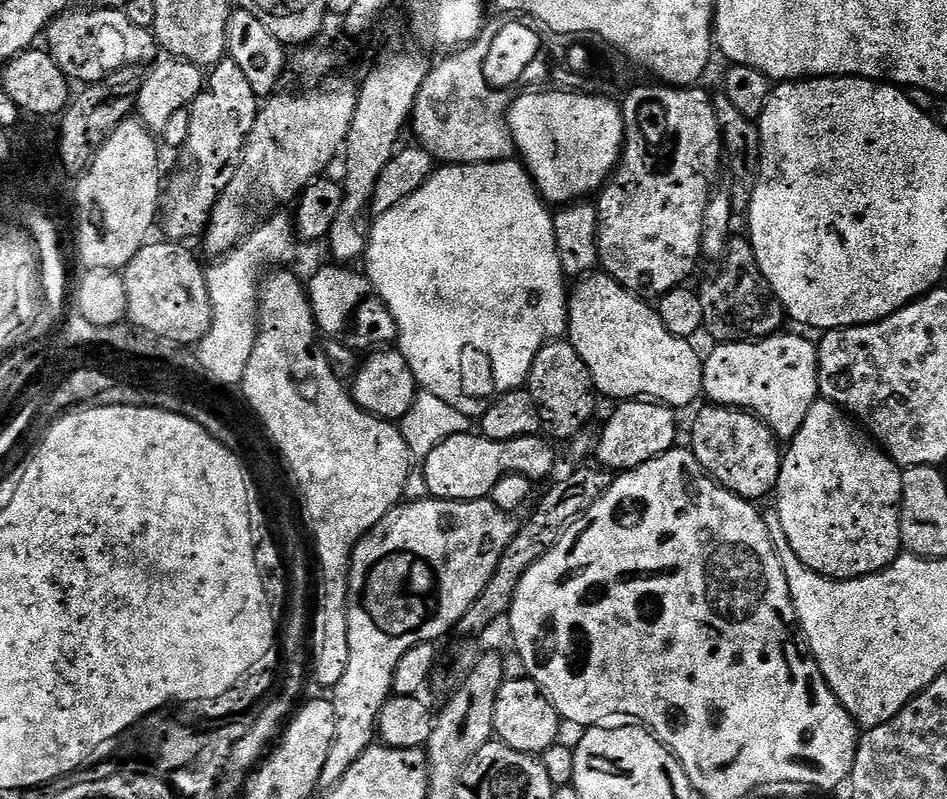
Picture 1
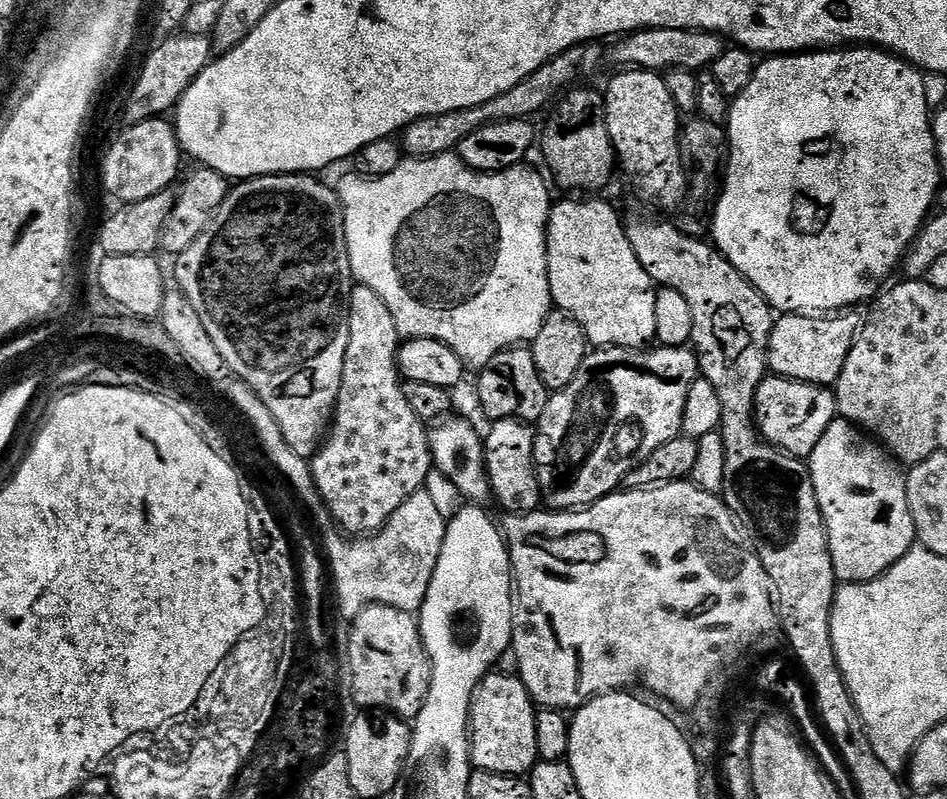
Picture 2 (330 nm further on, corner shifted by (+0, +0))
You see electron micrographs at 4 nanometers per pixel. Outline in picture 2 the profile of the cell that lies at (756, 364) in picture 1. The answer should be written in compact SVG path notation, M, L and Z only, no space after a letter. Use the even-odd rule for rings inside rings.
M784 314L773 323L768 343L768 367L777 376L801 380L807 384L835 385L842 366L846 366L846 354L856 340L862 323L856 314L832 314L825 318L820 314Z

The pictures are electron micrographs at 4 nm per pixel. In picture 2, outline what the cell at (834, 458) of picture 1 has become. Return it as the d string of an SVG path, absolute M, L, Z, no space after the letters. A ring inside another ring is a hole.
M843 418L830 422L806 463L828 532L837 581L861 584L878 578L917 543L905 473L900 473L897 461L855 424Z

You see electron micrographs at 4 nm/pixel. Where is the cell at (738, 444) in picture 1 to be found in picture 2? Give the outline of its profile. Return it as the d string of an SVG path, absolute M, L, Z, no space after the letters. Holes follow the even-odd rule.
M775 374L765 375L754 398L754 419L761 438L789 456L806 458L818 446L826 426L838 419L836 393L822 384L807 384Z

